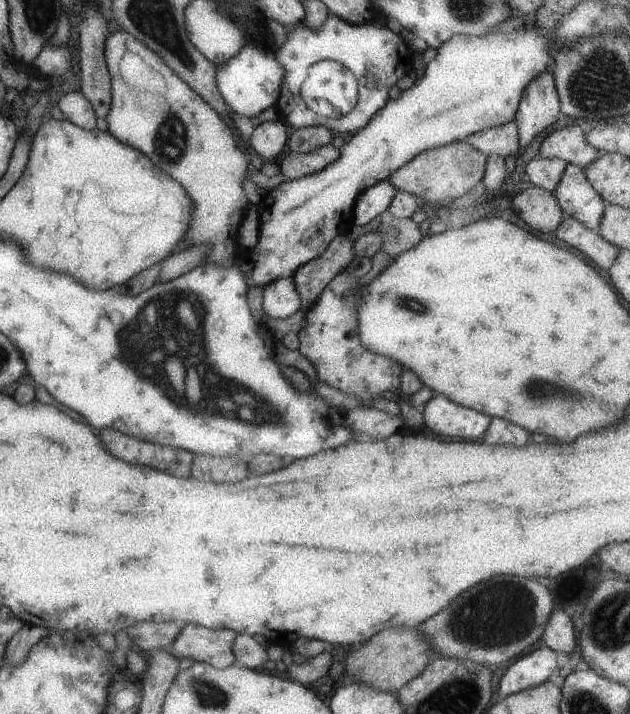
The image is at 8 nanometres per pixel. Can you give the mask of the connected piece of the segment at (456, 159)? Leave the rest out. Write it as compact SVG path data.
M451 141L443 146L425 149L390 173L388 181L397 191L415 195L423 203L444 205L479 186L484 173L486 155L461 141Z

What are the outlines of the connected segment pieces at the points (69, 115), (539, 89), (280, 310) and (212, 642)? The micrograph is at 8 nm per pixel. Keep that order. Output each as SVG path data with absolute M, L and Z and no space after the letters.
M79 91L68 92L61 96L56 106L65 121L86 131L95 128L96 114L89 101Z
M549 69L535 75L523 87L514 112L521 152L536 134L557 120L559 105L552 71Z
M292 277L275 279L262 288L262 309L271 319L284 319L302 308Z
M186 623L182 624L169 651L178 660L189 657L212 667L226 667L235 664L231 645L237 635L231 629L210 629L195 623Z

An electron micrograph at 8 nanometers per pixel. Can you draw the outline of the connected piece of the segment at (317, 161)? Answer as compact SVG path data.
M329 142L303 154L285 151L277 159L277 163L283 176L286 176L287 179L296 179L321 170L339 155L340 152Z

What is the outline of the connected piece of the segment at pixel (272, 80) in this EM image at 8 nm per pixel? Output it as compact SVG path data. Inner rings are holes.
M247 42L227 62L214 67L217 90L221 93L224 103L237 117L251 118L272 106L277 100L283 75L283 67L276 59L275 53L265 52L257 46L253 46L251 42Z

